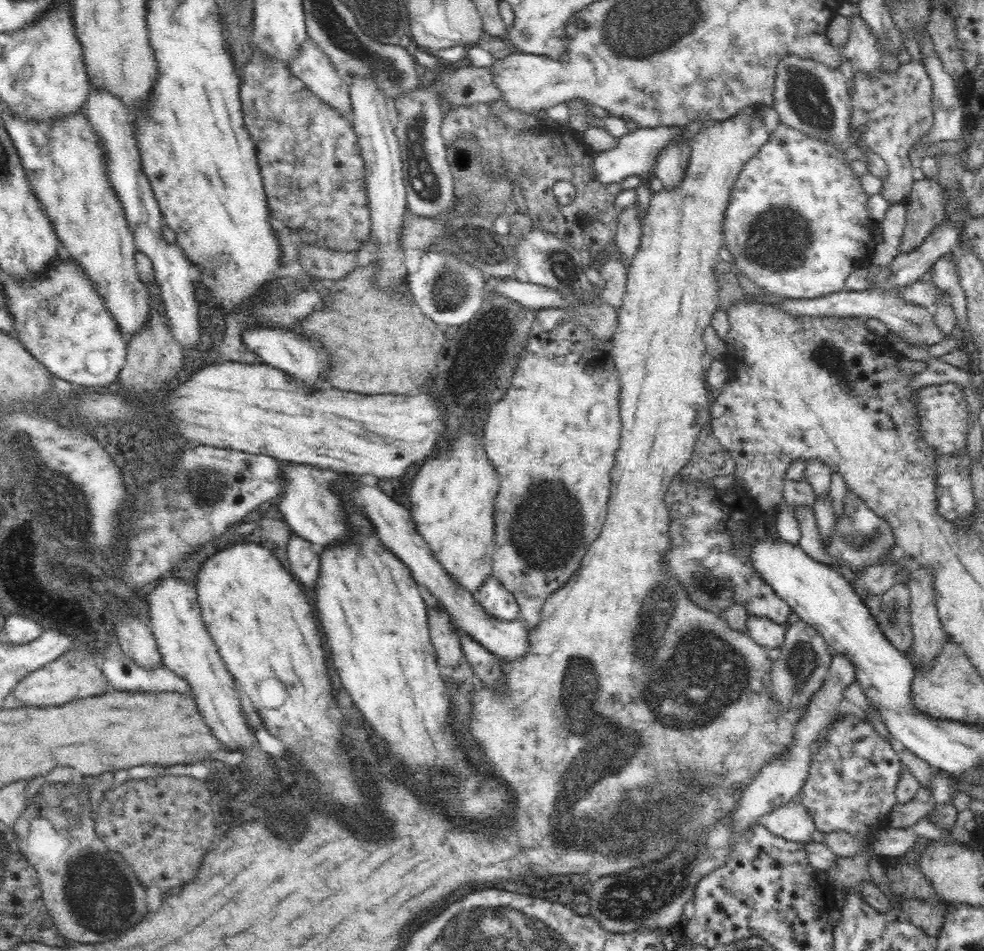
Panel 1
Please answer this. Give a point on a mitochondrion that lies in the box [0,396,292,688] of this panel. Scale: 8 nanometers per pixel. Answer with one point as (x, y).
(37, 471)

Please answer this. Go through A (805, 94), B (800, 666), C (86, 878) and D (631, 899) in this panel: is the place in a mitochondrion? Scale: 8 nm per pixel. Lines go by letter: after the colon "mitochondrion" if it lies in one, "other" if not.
A: mitochondrion
B: mitochondrion
C: mitochondrion
D: mitochondrion

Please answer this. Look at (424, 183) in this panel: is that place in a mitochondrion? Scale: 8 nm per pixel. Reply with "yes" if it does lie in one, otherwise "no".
yes

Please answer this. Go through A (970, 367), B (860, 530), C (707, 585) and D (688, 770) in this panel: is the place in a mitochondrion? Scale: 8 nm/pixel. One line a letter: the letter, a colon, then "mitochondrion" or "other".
A: other
B: mitochondrion
C: mitochondrion
D: mitochondrion

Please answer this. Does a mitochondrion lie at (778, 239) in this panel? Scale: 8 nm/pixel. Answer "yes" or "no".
yes

